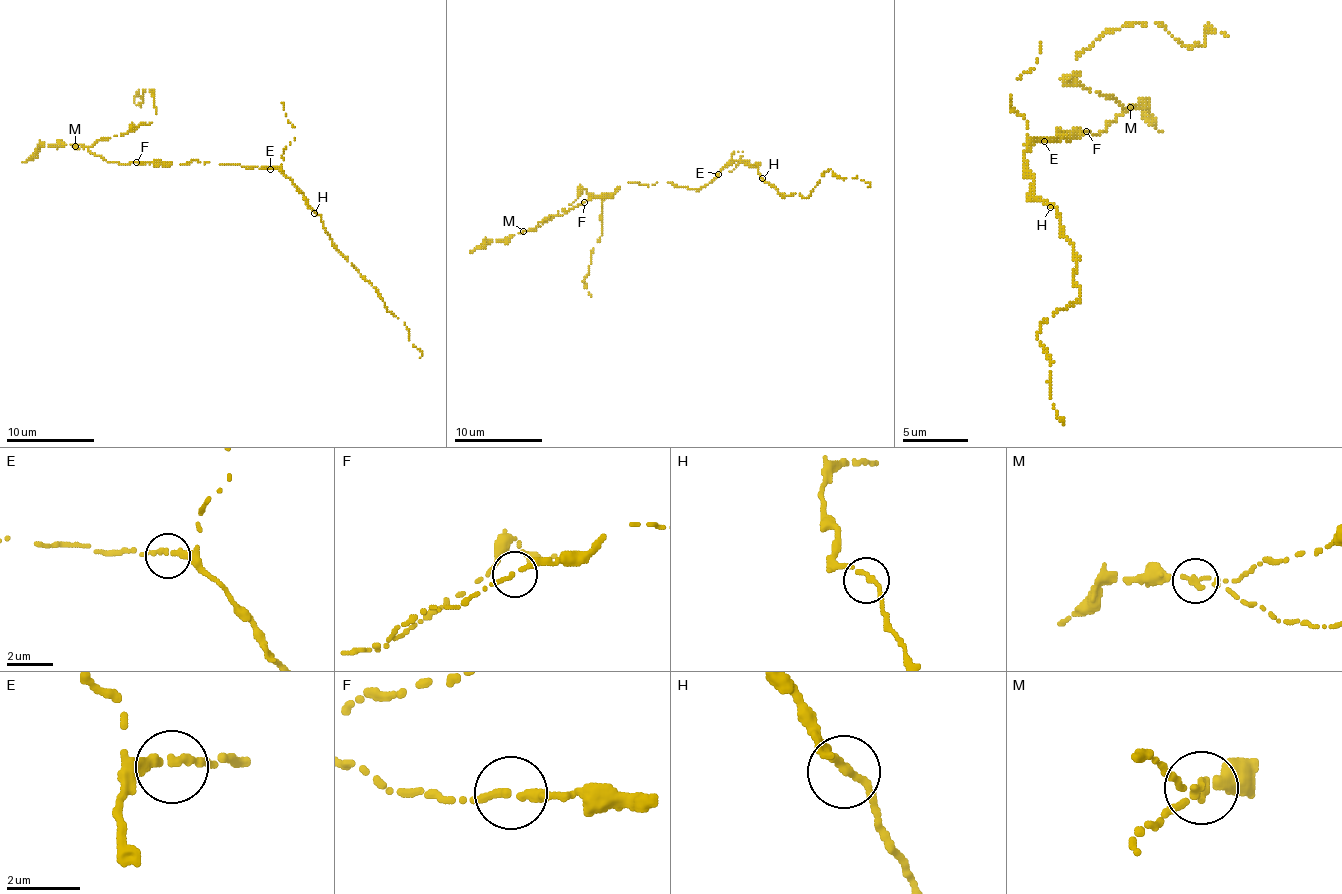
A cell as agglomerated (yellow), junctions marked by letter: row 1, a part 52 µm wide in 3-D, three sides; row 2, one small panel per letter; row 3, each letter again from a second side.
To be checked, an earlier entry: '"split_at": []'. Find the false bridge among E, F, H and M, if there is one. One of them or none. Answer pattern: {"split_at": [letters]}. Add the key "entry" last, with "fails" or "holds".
{"split_at": ["M"], "entry": "fails"}

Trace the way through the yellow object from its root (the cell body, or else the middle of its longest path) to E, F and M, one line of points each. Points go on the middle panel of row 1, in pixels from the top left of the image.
E: (648, 184), (672, 182), (679, 187), (701, 189), (718, 174)
F: (648, 184), (628, 182), (613, 193), (591, 195), (584, 202)
M: (648, 184), (628, 182), (613, 193), (591, 195), (562, 215), (551, 215), (534, 228), (523, 231)

